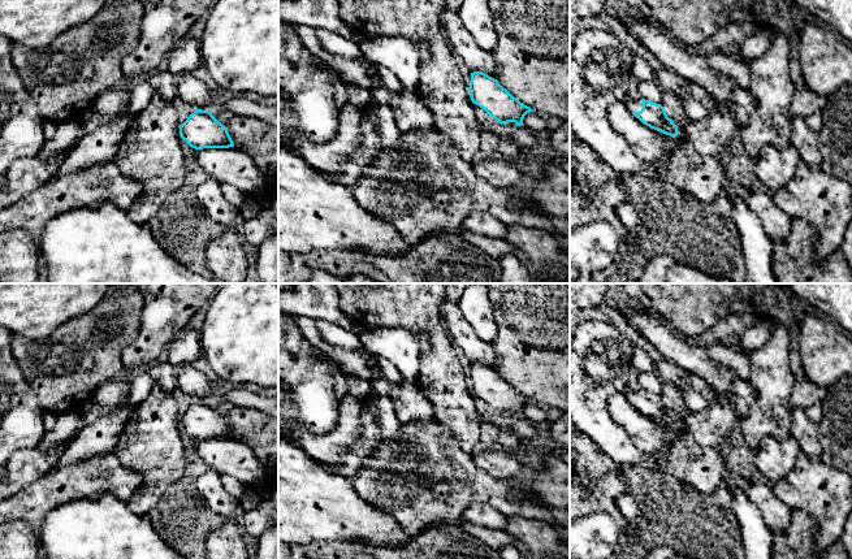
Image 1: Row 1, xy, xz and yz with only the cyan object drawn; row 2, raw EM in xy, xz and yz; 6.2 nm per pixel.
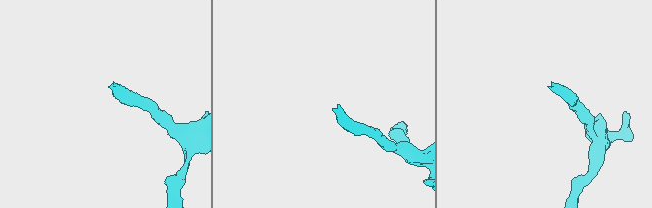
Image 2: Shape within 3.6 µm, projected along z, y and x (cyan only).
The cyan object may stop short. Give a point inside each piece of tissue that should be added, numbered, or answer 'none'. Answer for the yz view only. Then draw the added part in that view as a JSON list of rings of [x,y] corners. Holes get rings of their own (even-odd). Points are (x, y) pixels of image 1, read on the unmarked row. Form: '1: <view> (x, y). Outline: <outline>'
1: yz (634, 397). Outline: [[[627,389],[623,394],[630,400],[631,404],[640,403],[643,400],[643,389],[636,391]]]

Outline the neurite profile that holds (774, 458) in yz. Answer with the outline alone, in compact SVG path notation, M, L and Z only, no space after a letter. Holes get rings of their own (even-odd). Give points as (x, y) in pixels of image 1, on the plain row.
M792 436L765 438L752 459L756 472L773 484L788 474L799 459L801 448Z

